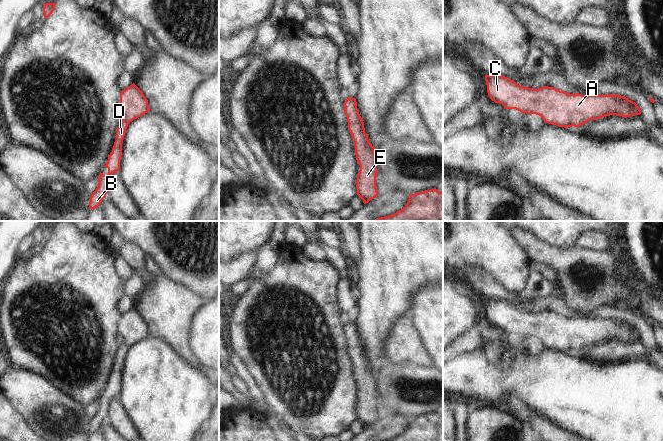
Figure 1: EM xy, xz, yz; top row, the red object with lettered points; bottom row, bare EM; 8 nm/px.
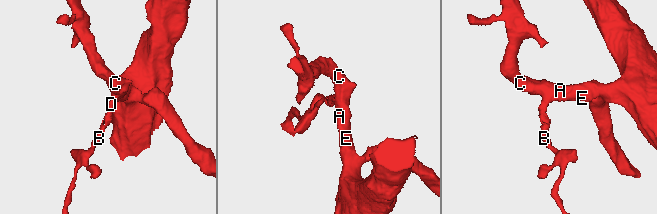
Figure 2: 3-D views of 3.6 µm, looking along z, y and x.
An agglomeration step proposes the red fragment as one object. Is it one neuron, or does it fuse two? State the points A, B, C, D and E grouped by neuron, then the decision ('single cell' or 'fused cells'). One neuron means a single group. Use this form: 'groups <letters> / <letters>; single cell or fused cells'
groups A B C D E; single cell

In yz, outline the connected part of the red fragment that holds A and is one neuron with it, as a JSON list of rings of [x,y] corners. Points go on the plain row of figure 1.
[[[485,299],[485,305],[490,323],[495,327],[502,328],[504,333],[516,333],[530,339],[536,338],[541,340],[545,347],[557,349],[558,351],[579,351],[589,344],[597,344],[610,339],[627,342],[641,338],[641,334],[635,326],[617,318],[569,318],[548,310],[534,313],[520,310],[505,300],[496,299]]]

